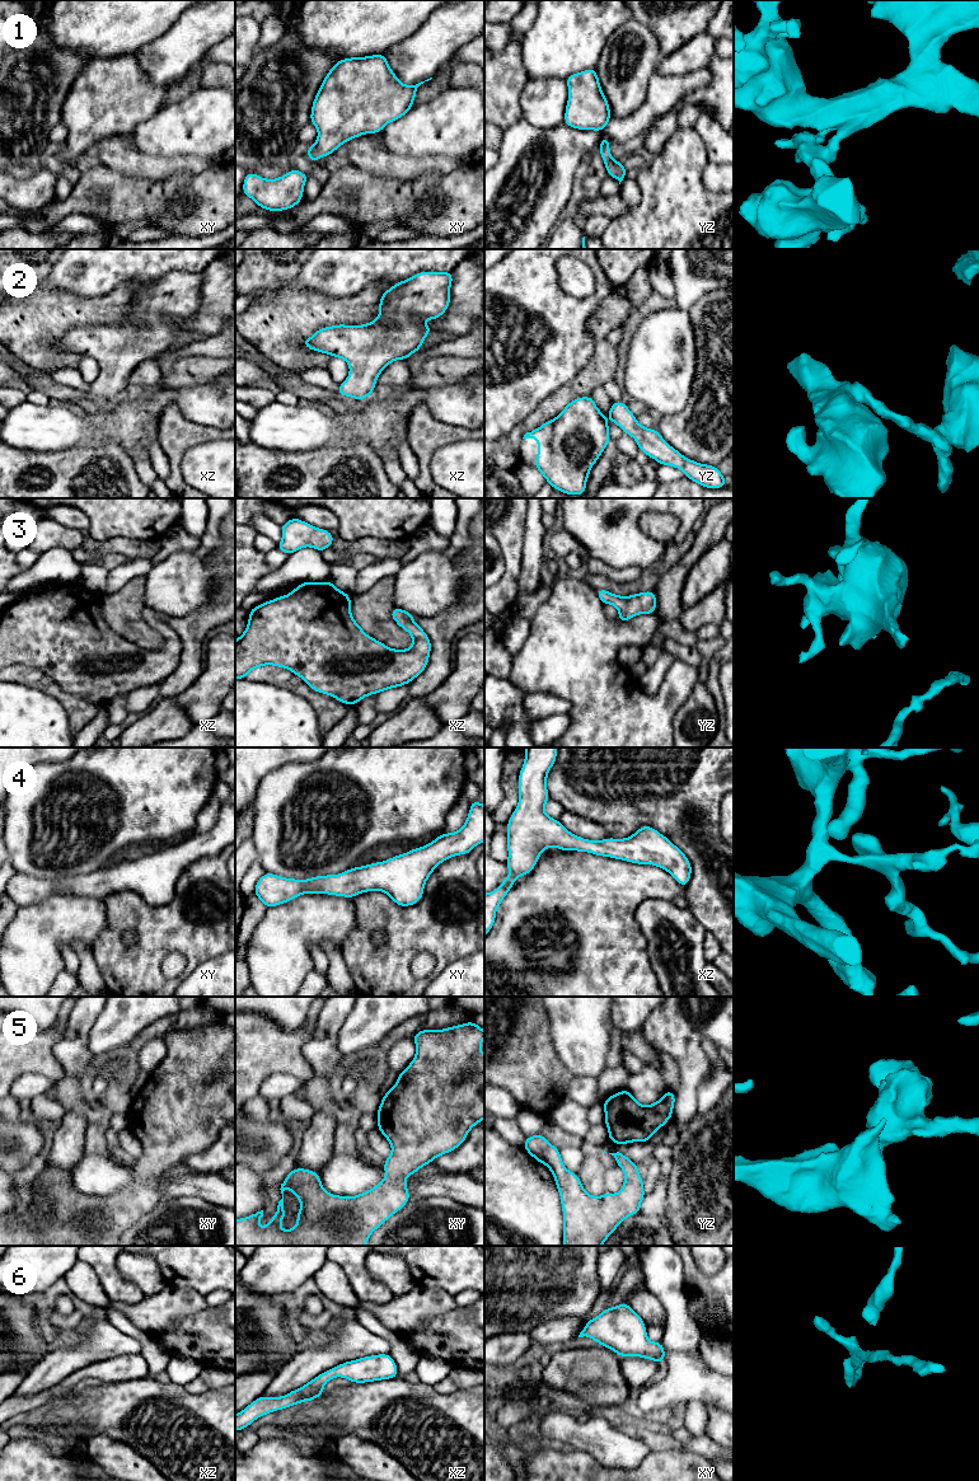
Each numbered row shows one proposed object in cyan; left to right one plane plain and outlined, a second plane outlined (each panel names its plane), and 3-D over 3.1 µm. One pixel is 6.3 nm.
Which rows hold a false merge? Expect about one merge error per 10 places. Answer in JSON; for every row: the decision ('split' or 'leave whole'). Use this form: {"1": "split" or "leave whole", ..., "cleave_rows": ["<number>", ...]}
{"1": "leave whole", "2": "leave whole", "3": "leave whole", "4": "leave whole", "5": "leave whole", "6": "leave whole", "cleave_rows": []}

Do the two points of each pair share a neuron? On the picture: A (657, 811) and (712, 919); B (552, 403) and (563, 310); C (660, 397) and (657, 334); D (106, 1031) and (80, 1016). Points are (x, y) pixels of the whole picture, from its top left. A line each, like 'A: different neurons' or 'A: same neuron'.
A: same neuron
B: different neurons
C: same neuron
D: different neurons

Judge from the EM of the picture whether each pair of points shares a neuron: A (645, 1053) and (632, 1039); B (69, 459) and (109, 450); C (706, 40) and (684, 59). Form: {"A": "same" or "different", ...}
{"A": "same", "B": "same", "C": "same"}

